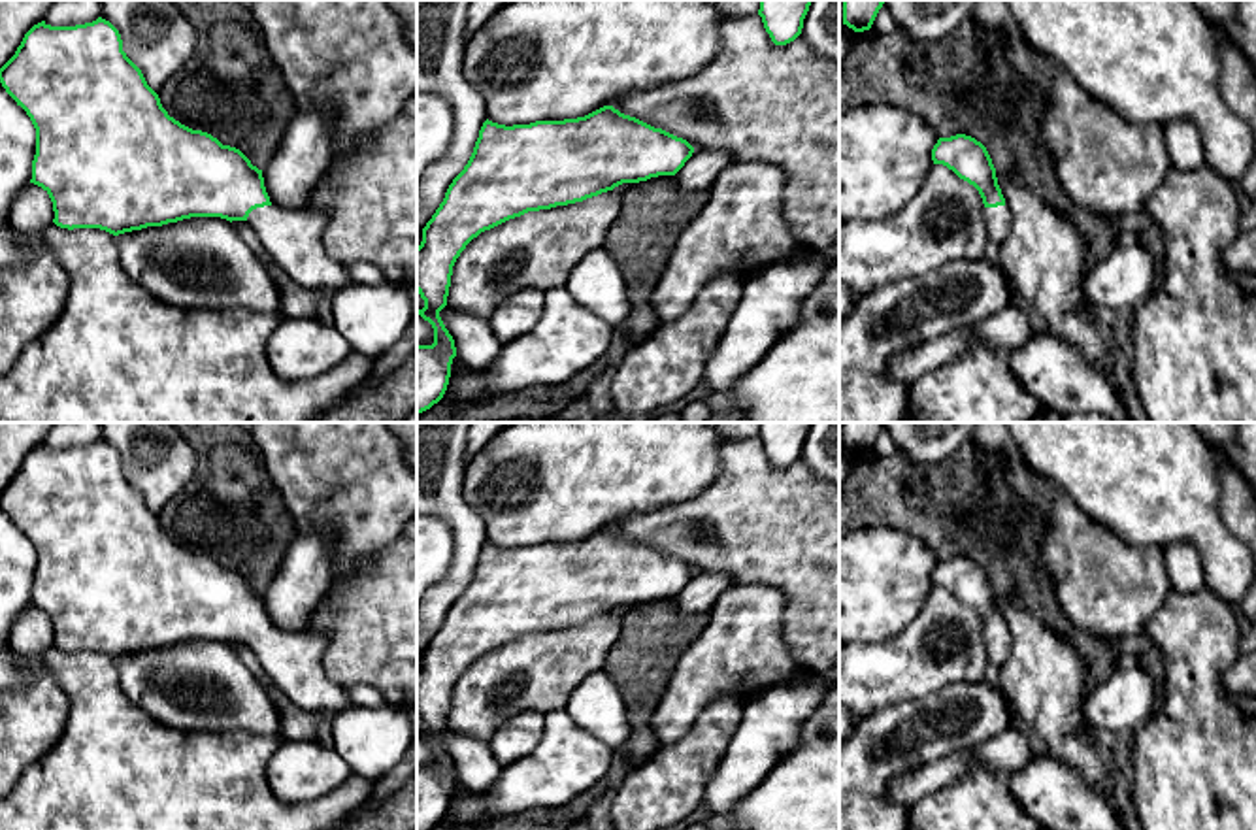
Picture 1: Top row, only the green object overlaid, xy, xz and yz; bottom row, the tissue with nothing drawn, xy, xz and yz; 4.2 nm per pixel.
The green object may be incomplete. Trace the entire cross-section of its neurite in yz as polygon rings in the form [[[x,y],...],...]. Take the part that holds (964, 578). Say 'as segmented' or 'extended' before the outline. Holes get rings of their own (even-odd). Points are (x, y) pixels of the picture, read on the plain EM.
extended | [[[971,558],[939,560],[932,572],[934,587],[943,587],[960,602],[973,607],[983,621],[983,641],[988,664],[1000,670],[1009,660],[1011,634],[998,607],[996,590],[986,570]]]

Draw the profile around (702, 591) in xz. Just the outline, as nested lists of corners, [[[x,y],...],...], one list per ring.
[[[694,572],[692,579],[675,596],[681,615],[709,613],[719,596],[734,585],[732,577],[715,572]]]

